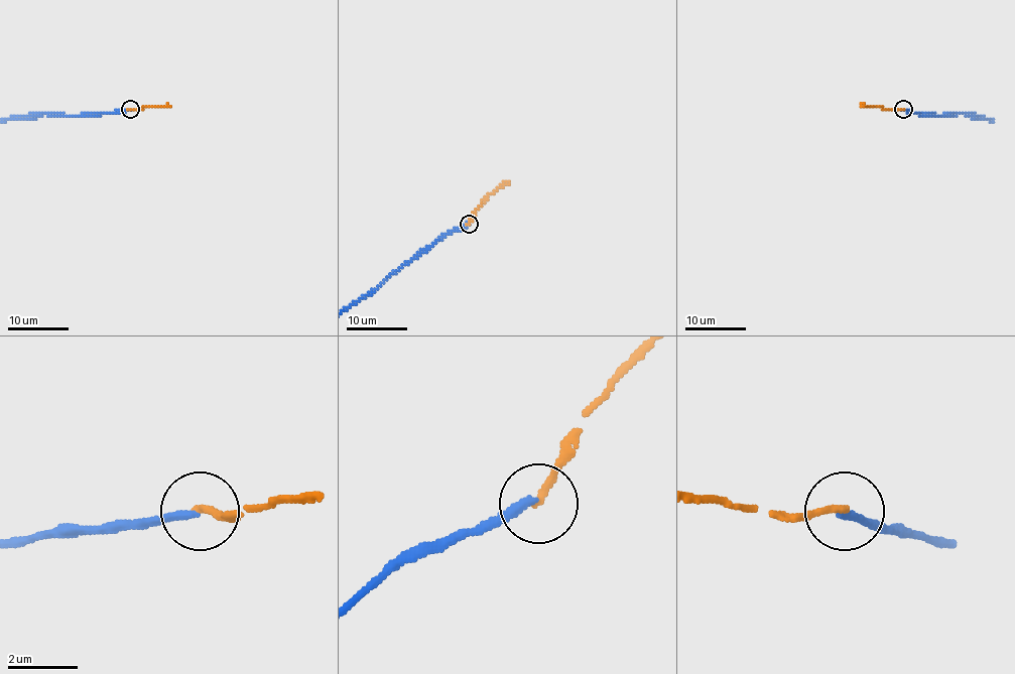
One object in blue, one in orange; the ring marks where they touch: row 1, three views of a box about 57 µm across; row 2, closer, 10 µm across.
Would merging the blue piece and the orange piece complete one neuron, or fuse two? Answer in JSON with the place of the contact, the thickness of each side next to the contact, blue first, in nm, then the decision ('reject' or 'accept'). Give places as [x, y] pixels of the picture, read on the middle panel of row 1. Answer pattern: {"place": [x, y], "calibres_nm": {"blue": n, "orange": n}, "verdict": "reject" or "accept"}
{"place": [469, 224], "calibres_nm": {"blue": 220, "orange": 200}, "verdict": "reject"}

